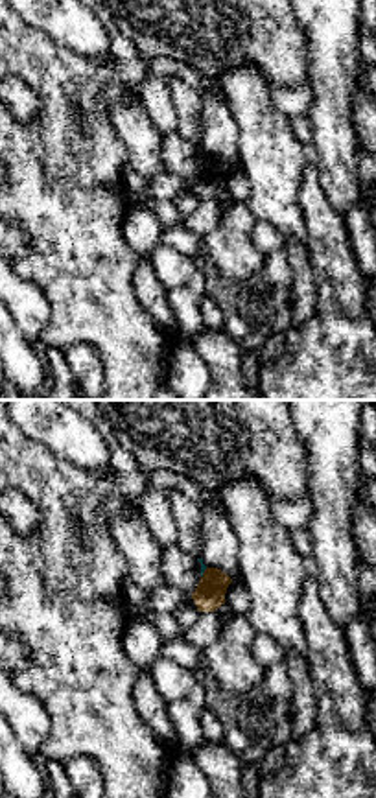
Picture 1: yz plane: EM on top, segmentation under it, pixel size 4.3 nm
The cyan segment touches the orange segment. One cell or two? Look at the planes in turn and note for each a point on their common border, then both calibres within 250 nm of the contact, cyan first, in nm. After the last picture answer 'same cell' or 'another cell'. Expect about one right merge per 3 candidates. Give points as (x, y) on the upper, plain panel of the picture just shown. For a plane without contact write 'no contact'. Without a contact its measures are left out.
meets cyan at (203, 159); 20 nm thick on the cyan side, 140 nm on the other

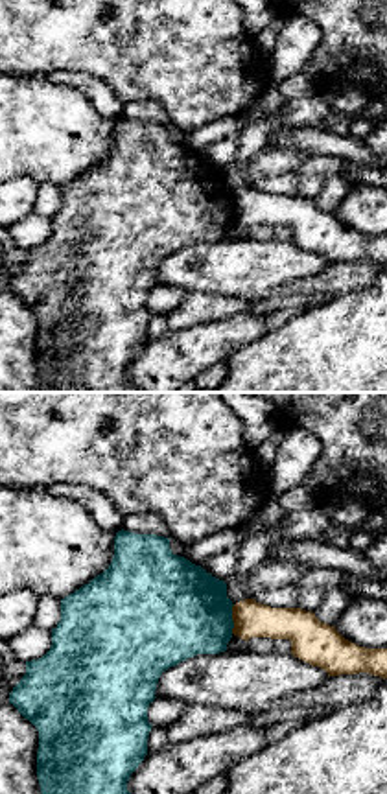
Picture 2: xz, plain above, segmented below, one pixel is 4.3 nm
meets cyan at (231, 207); 420 nm thick on the cyan side, 160 nm on the other

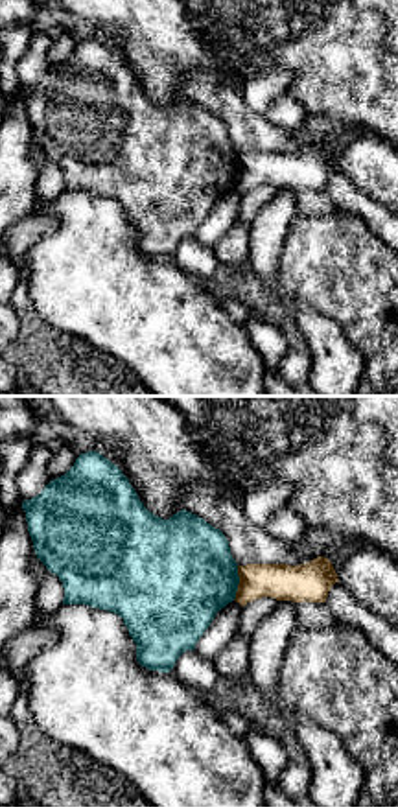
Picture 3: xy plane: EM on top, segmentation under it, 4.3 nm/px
meets cyan at (238, 170); 460 nm thick on the cyan side, 160 nm on the other

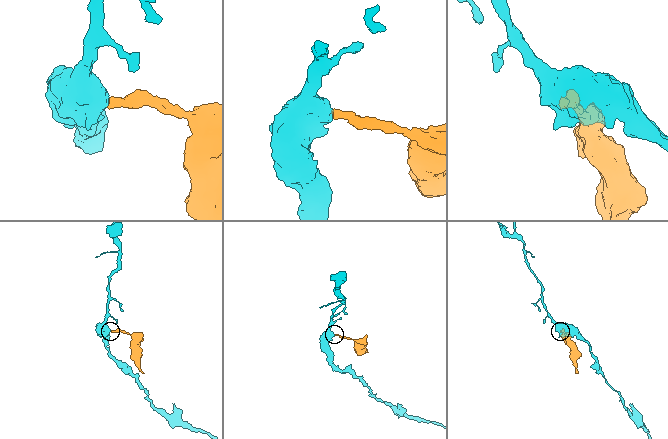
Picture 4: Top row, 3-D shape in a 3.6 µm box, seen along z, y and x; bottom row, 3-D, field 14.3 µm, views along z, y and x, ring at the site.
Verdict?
another cell

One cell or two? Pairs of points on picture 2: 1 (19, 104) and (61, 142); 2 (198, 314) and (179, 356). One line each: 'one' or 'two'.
1: one
2: two

